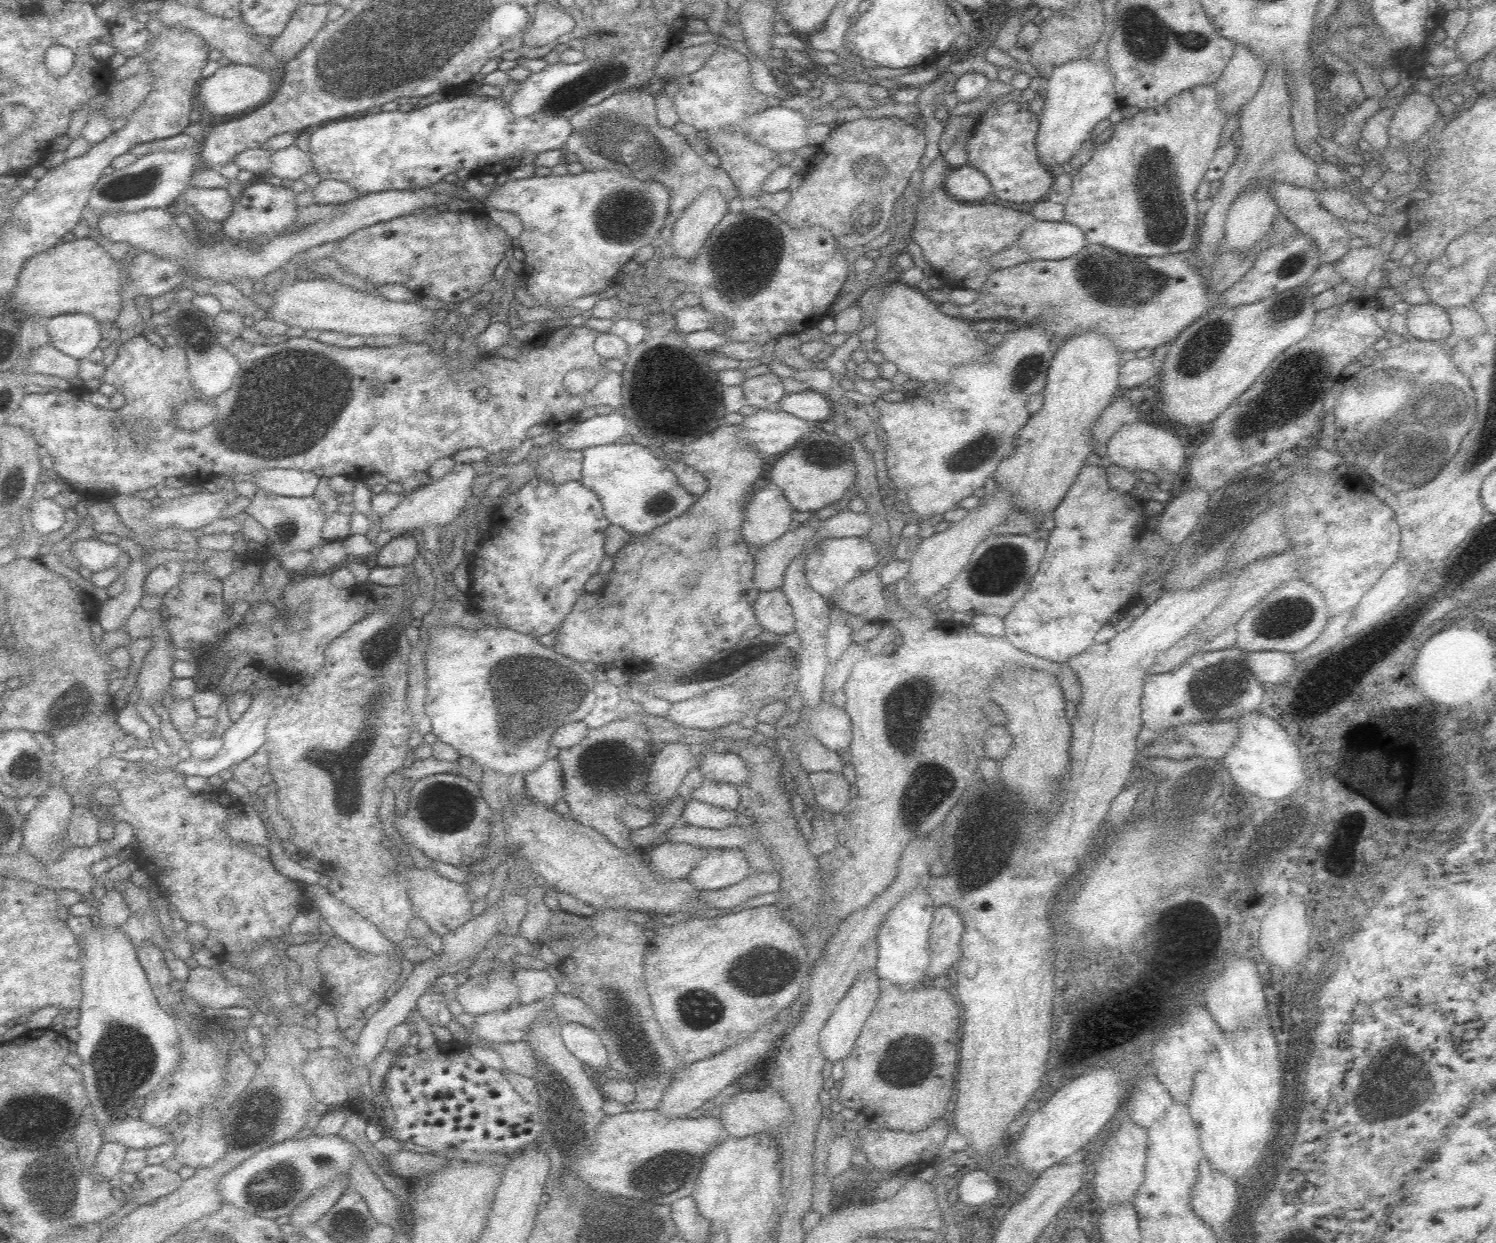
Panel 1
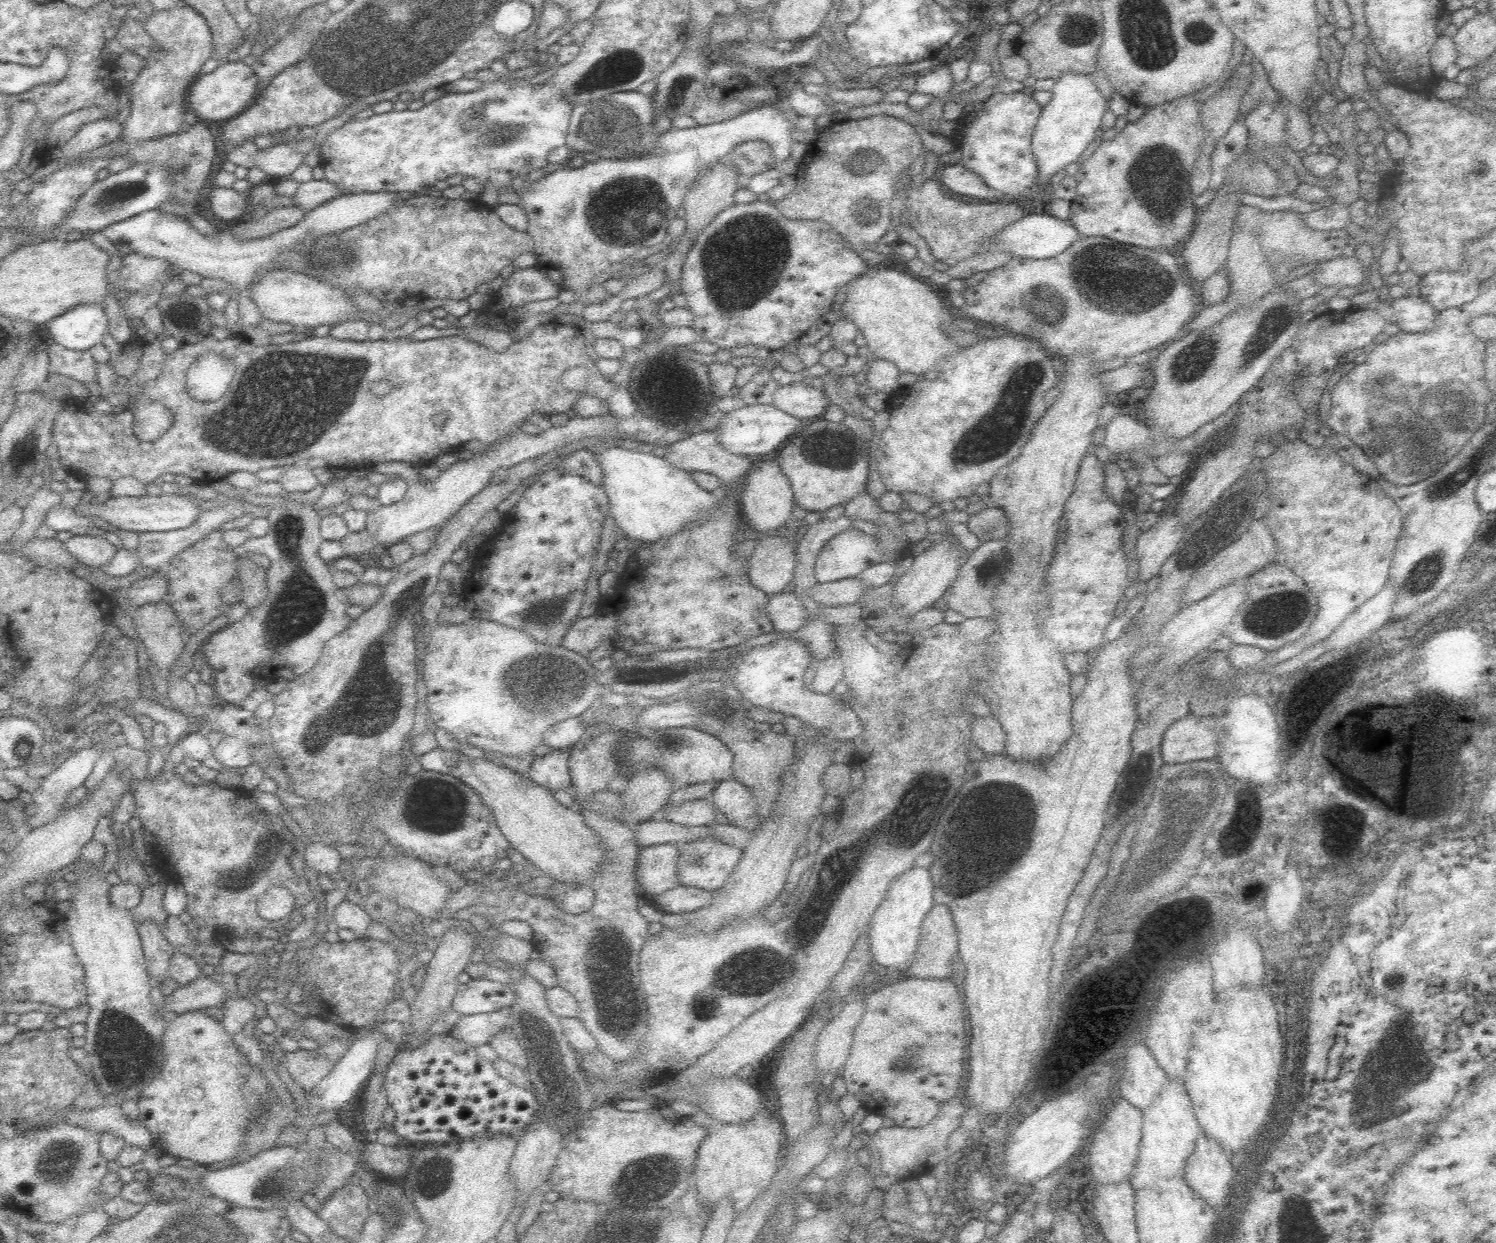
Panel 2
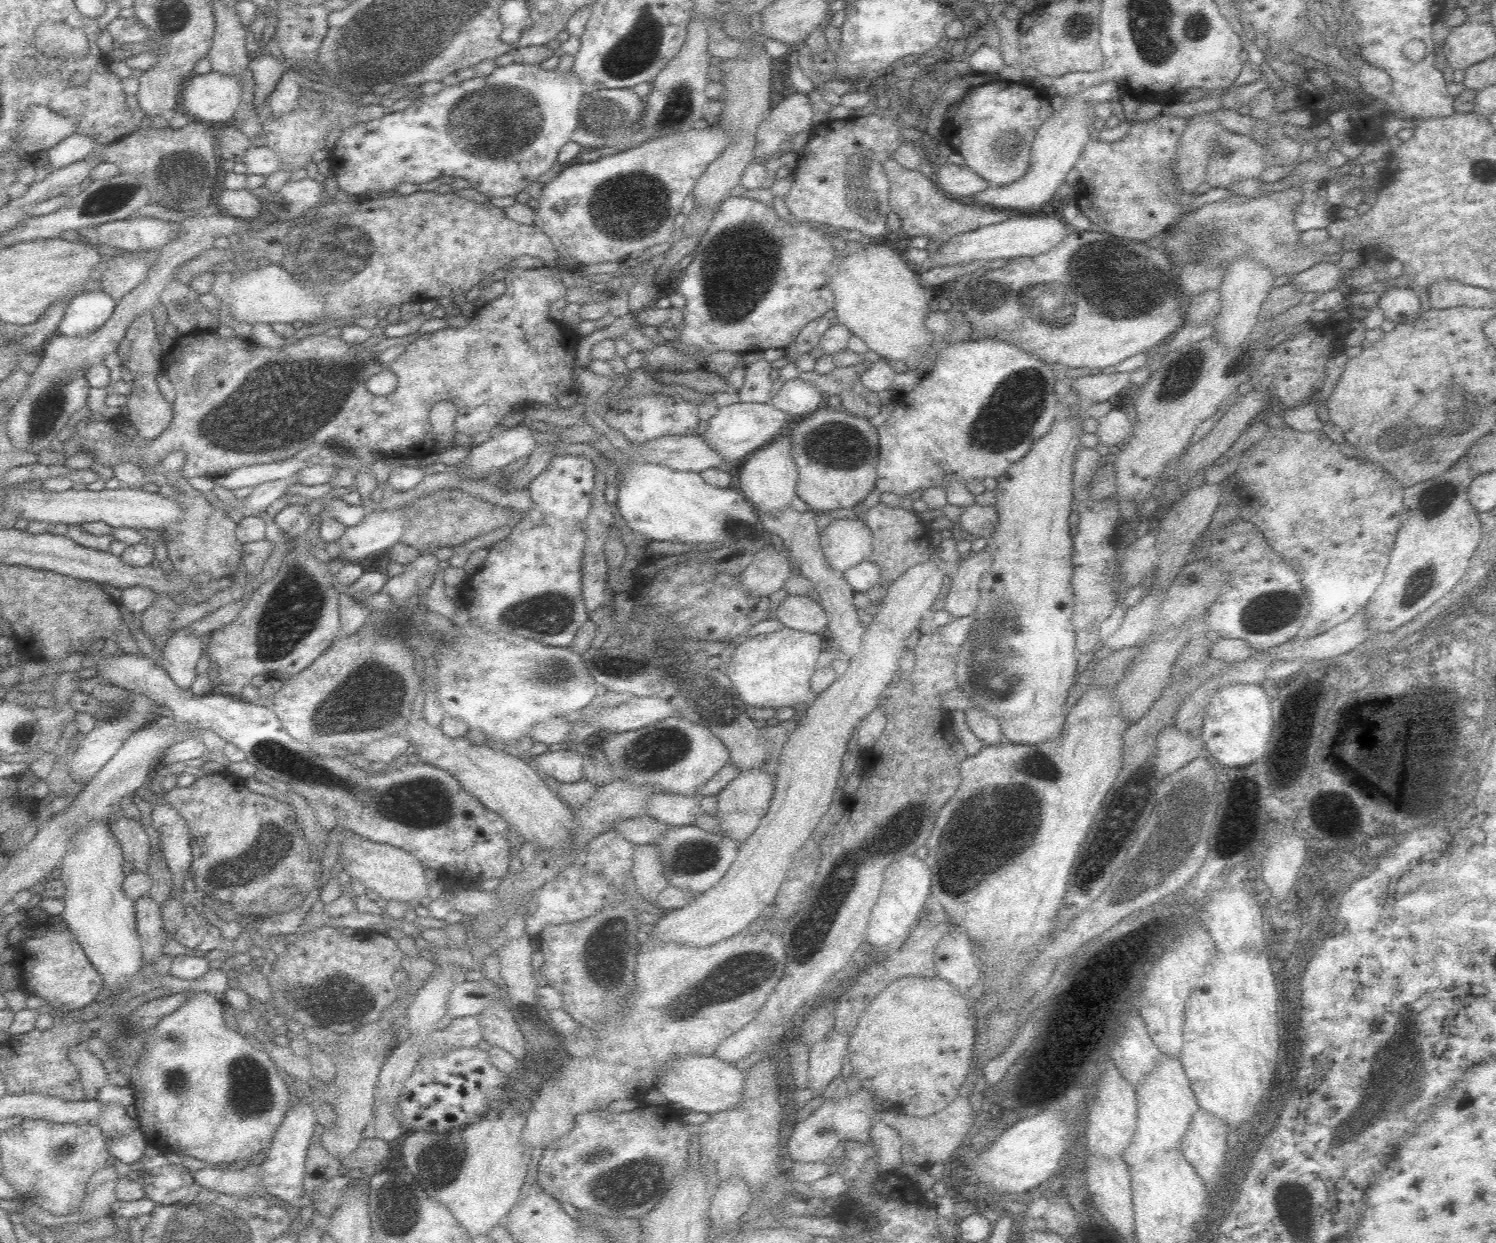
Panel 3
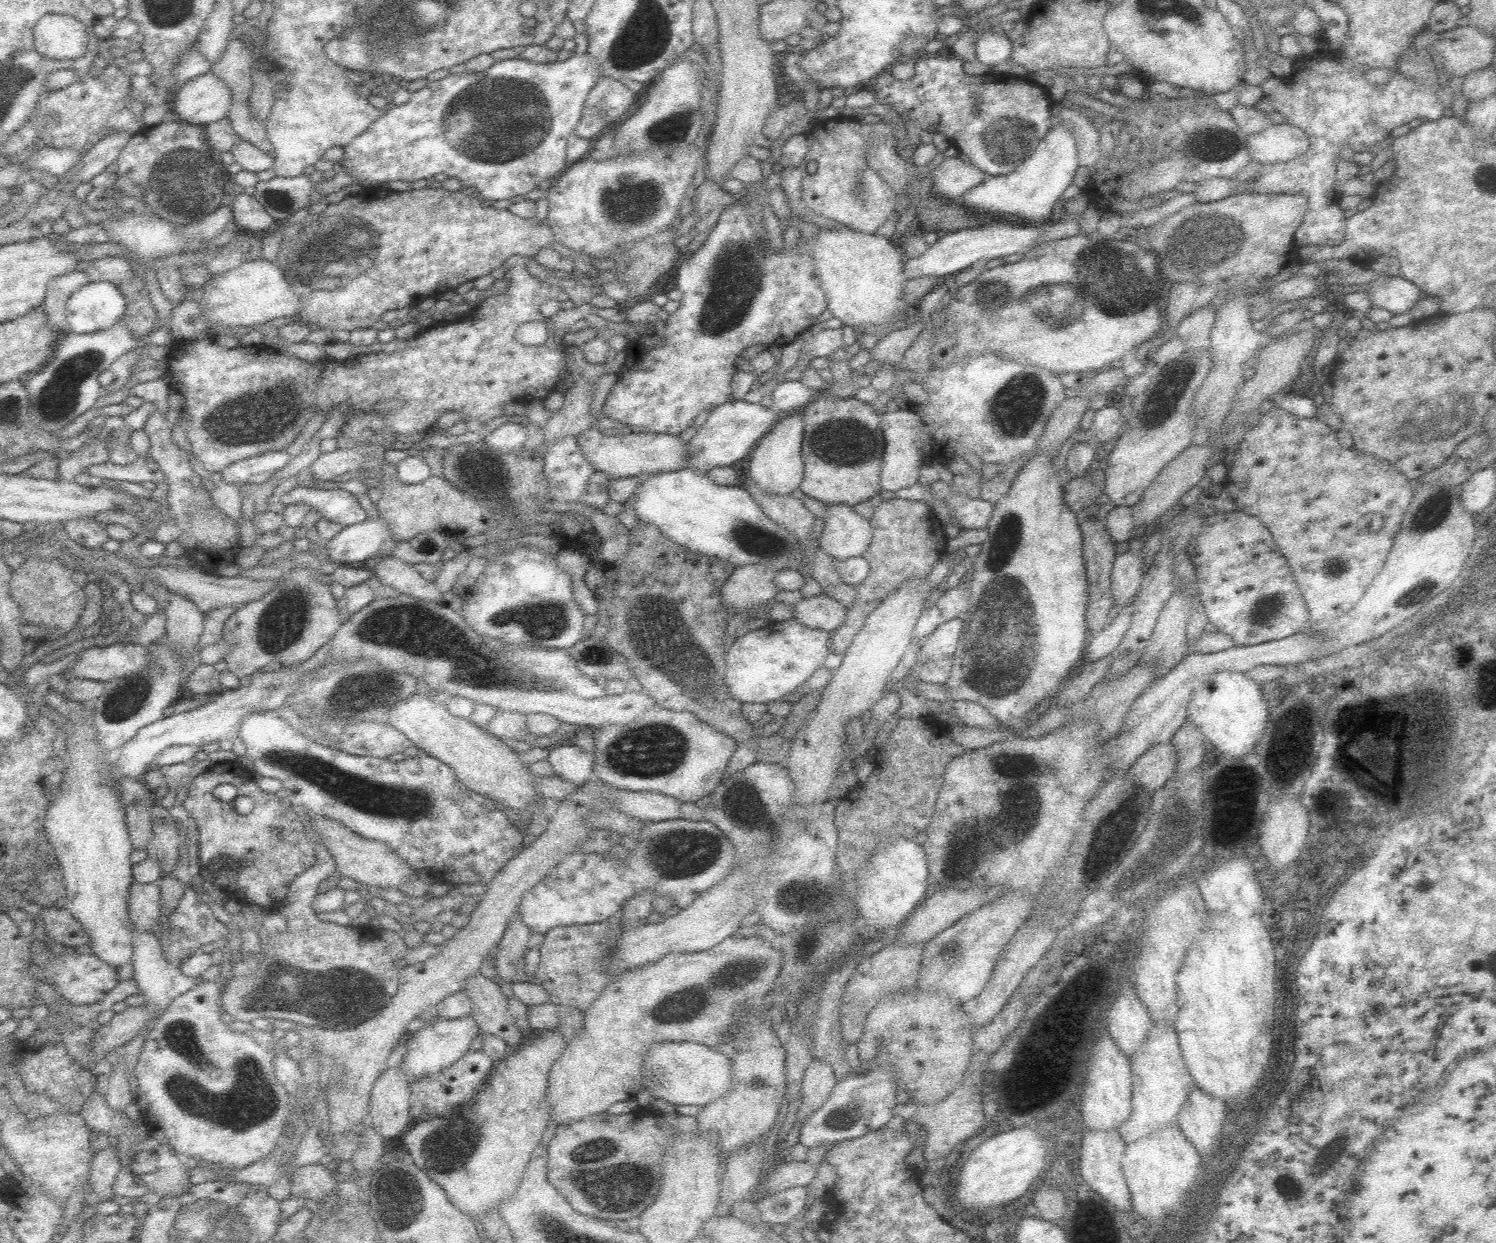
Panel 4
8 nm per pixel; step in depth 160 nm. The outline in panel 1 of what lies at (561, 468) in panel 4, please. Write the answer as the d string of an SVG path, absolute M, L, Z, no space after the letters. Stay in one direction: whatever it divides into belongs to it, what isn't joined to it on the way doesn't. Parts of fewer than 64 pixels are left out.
M536 476L524 478L522 487L494 507L492 526L482 531L476 550L470 553L472 585L466 598L474 611L486 610L497 617L502 627L520 634L544 636L560 628L561 622L585 595L584 585L598 572L605 556L605 536L609 520L602 514L600 497L582 481L554 485Z

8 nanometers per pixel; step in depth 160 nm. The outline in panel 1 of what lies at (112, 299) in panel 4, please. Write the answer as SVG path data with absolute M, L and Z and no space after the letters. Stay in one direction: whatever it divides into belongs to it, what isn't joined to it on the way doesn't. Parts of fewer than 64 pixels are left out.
M60 314L46 324L50 345L82 362L103 340L100 323L84 314Z

